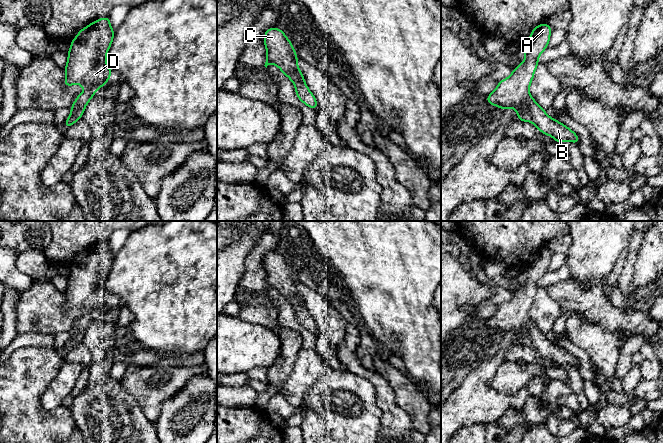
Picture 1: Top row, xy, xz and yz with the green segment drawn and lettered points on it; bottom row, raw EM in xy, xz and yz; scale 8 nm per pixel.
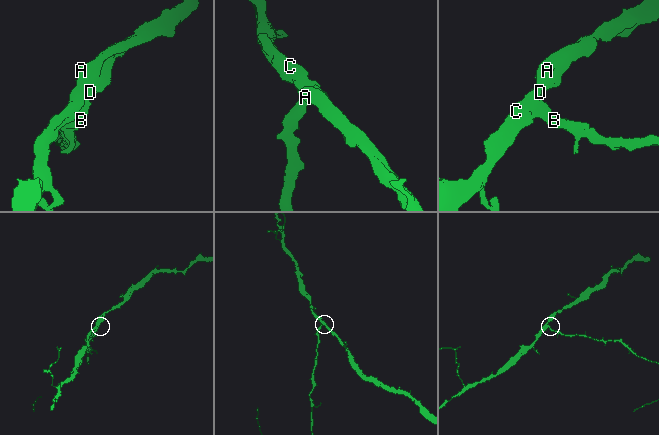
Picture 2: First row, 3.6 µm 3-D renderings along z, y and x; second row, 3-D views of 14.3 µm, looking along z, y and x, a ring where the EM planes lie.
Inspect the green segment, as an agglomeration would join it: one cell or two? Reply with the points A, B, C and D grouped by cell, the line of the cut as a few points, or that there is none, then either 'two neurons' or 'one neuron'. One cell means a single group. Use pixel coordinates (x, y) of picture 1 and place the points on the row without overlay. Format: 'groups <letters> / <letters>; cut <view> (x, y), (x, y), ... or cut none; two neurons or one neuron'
groups A B C D; cut none; one neuron

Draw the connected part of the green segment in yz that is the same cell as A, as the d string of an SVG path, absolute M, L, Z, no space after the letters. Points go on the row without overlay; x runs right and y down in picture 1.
M547 246L533 252L529 263L521 269L525 275L524 285L513 293L508 302L498 306L496 313L485 322L489 328L502 334L513 331L518 344L531 345L540 356L552 360L556 367L570 365L579 369L579 360L566 349L549 341L529 316L534 296L539 288L538 282L549 270L552 253Z

